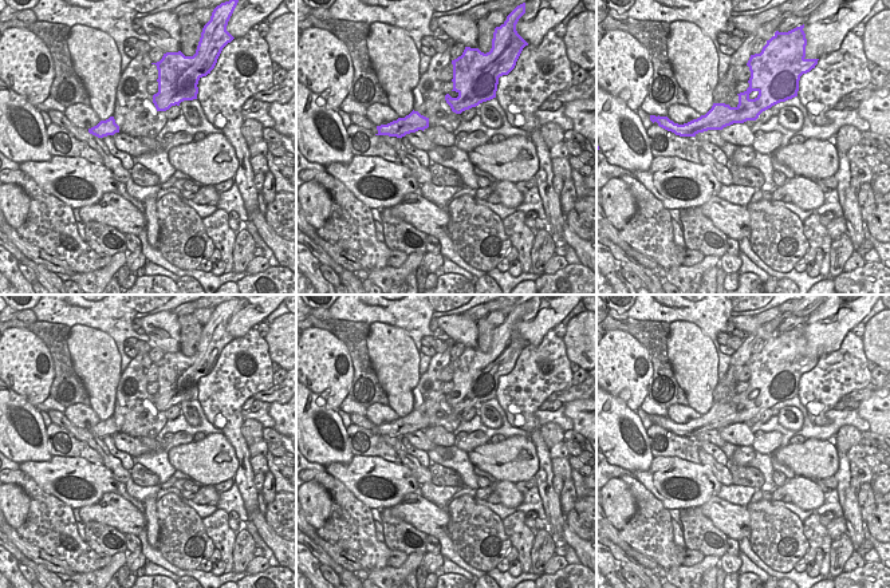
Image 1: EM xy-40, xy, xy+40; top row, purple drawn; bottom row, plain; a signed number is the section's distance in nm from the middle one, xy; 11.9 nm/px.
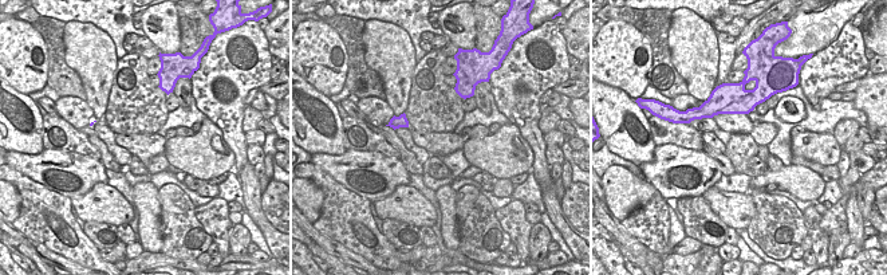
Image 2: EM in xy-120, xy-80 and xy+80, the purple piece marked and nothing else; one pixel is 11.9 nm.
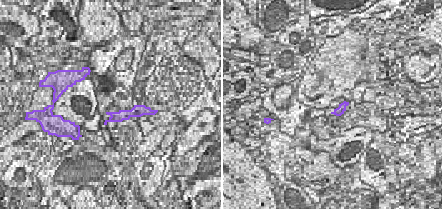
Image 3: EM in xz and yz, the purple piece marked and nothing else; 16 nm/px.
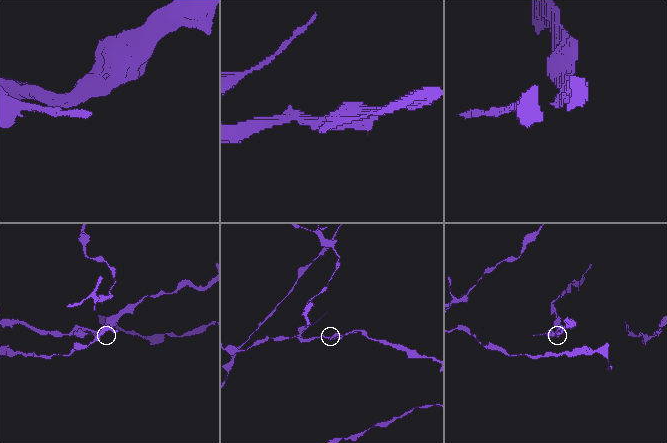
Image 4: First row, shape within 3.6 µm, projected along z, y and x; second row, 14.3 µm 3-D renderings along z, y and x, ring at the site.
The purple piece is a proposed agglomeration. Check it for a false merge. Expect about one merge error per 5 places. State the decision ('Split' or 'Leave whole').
Leave whole.

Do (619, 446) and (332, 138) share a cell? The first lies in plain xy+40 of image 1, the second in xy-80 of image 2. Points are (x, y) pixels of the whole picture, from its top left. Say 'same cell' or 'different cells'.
same cell

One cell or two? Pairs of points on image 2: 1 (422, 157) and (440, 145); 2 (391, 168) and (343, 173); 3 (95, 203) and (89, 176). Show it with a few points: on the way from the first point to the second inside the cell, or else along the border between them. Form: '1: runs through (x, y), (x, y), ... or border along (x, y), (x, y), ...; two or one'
1: border along (410, 130), (412, 140), (432, 154); two
2: runs through (379, 168), (373, 161), (355, 165); one
3: border along (106, 183), (95, 183), (85, 193), (71, 199); two

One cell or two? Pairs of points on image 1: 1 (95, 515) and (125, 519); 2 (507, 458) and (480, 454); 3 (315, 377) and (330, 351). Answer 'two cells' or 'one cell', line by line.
1: one cell
2: one cell
3: one cell

